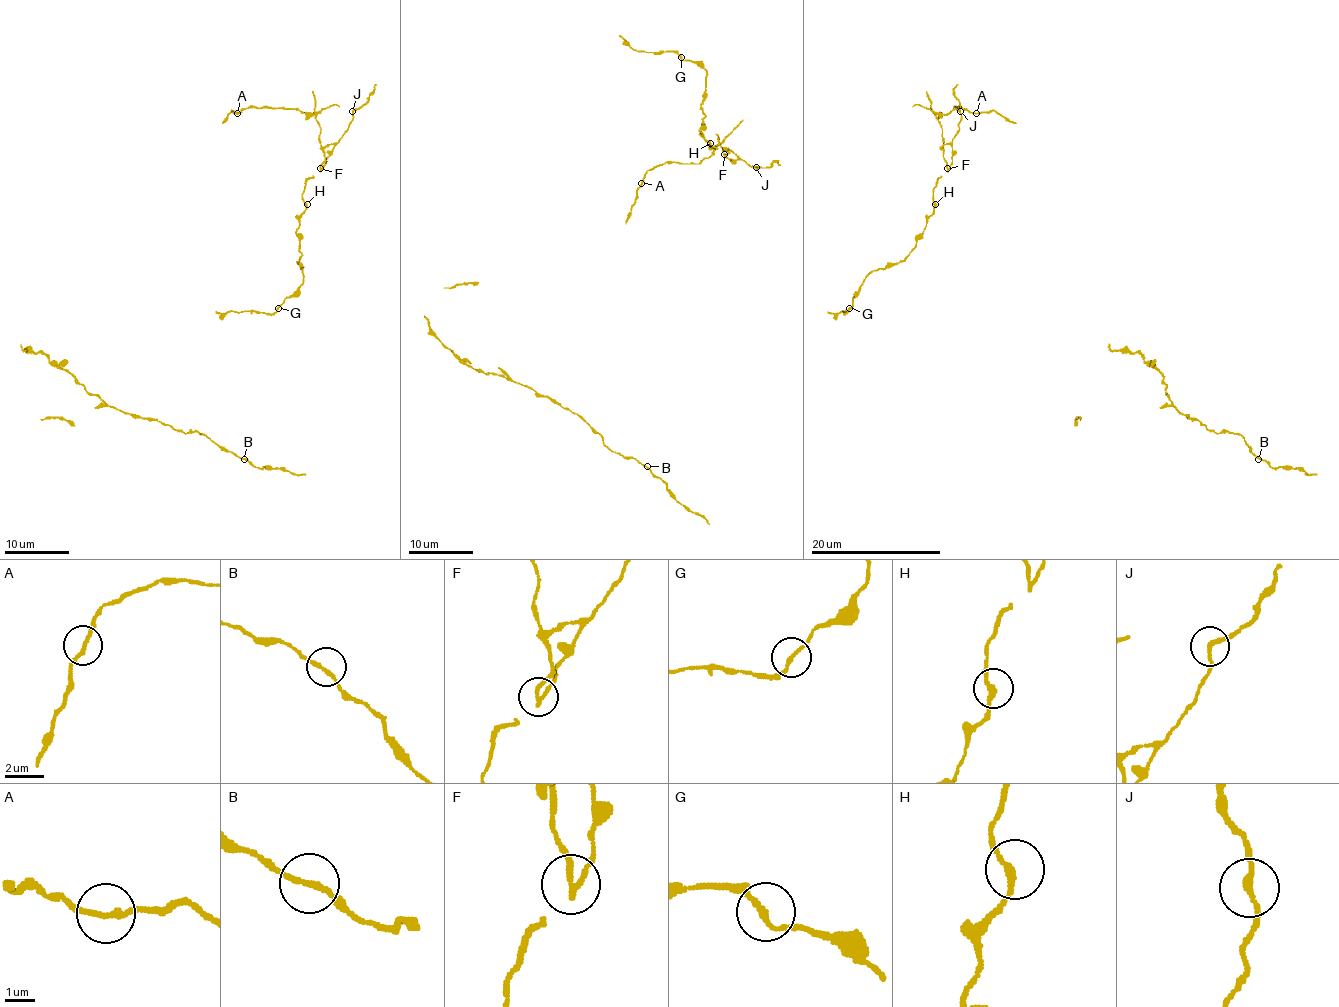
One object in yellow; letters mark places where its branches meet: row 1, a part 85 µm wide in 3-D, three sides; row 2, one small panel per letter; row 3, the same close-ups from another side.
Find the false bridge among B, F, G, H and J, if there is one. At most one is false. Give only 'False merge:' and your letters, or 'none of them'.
False merge: F

